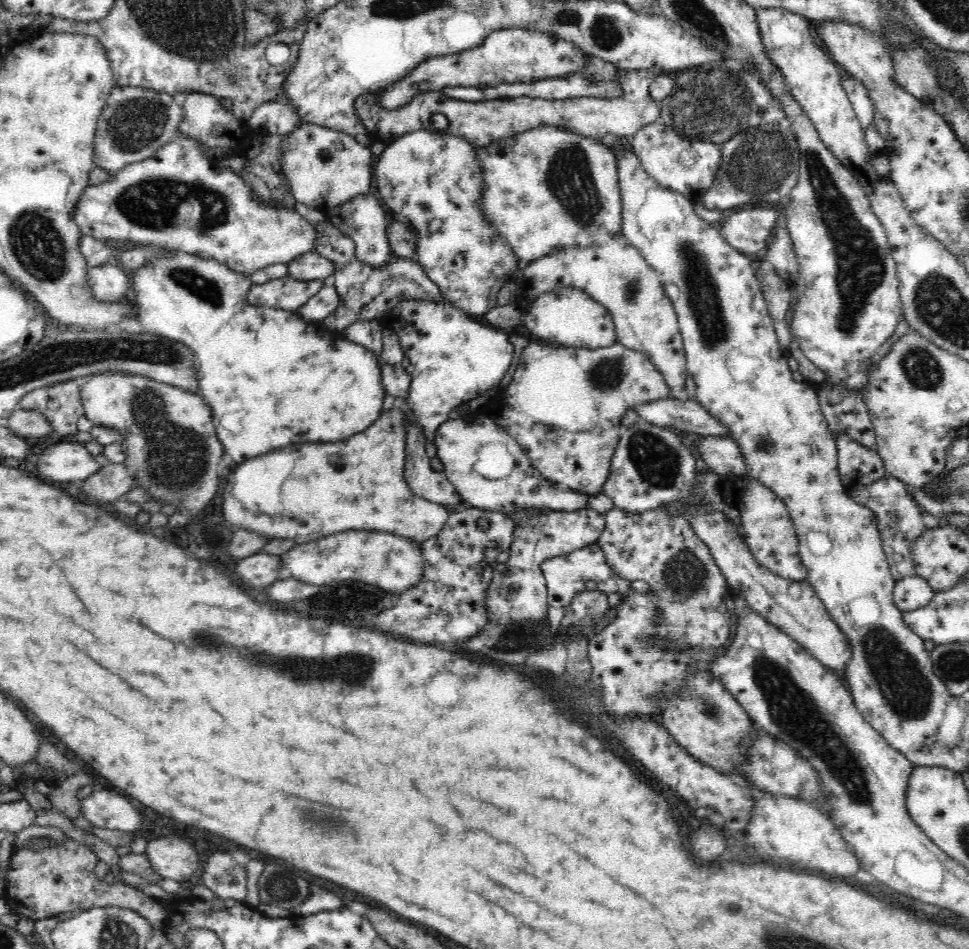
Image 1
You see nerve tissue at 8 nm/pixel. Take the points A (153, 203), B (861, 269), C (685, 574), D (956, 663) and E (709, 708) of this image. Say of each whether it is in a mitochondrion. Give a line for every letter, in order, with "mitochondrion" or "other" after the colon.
A: mitochondrion
B: mitochondrion
C: mitochondrion
D: mitochondrion
E: mitochondrion

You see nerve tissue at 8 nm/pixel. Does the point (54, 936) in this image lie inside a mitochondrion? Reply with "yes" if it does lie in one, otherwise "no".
no

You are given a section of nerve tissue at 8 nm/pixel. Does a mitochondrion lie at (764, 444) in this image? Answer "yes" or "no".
yes

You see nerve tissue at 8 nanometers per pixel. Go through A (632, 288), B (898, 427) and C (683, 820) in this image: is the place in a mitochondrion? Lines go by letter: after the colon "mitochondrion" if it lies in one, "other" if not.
A: mitochondrion
B: other
C: other

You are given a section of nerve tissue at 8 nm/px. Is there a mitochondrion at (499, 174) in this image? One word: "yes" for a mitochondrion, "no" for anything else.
no

